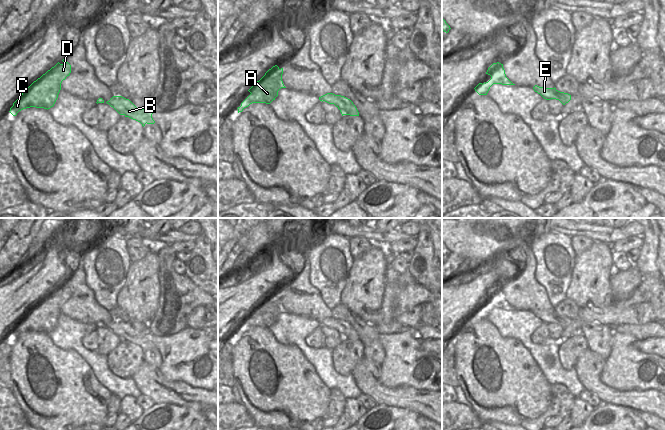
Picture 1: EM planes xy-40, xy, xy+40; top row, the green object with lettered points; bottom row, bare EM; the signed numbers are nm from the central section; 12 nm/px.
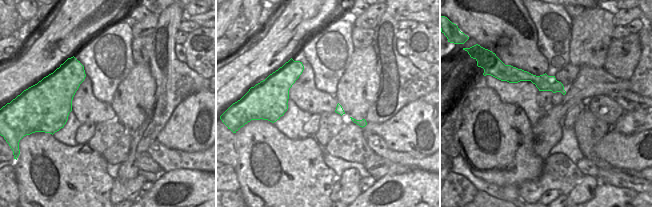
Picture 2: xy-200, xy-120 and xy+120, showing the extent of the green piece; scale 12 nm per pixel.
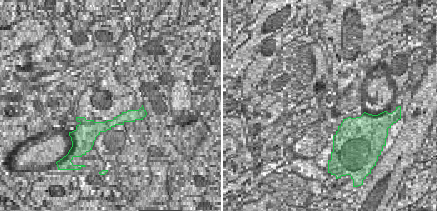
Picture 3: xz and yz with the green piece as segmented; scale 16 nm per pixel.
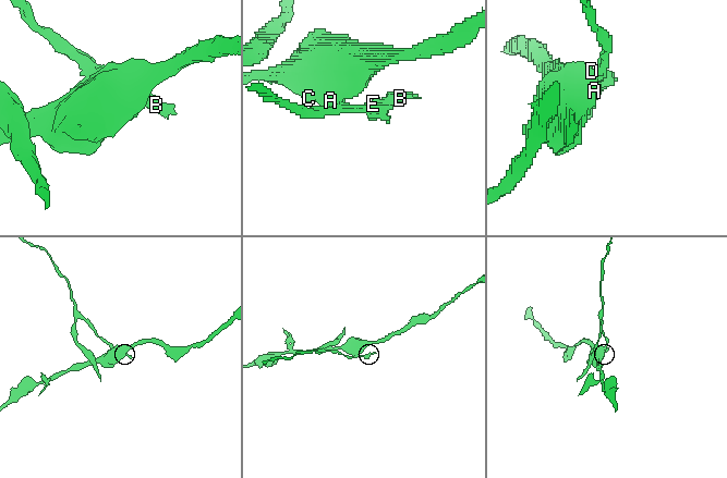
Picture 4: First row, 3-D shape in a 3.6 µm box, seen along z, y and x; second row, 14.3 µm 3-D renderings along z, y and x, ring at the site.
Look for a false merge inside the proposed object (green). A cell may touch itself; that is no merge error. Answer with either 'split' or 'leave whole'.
split

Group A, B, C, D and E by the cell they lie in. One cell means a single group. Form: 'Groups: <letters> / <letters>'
Groups: A C D / B E.

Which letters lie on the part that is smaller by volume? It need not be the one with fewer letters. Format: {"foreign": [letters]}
{"foreign": ["B", "E"]}

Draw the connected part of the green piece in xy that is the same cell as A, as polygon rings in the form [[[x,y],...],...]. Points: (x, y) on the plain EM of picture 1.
[[[283,292],[271,301],[264,299],[248,315],[251,317],[238,331],[238,337],[252,327],[270,328],[278,320],[281,312],[286,312],[282,305]]]

